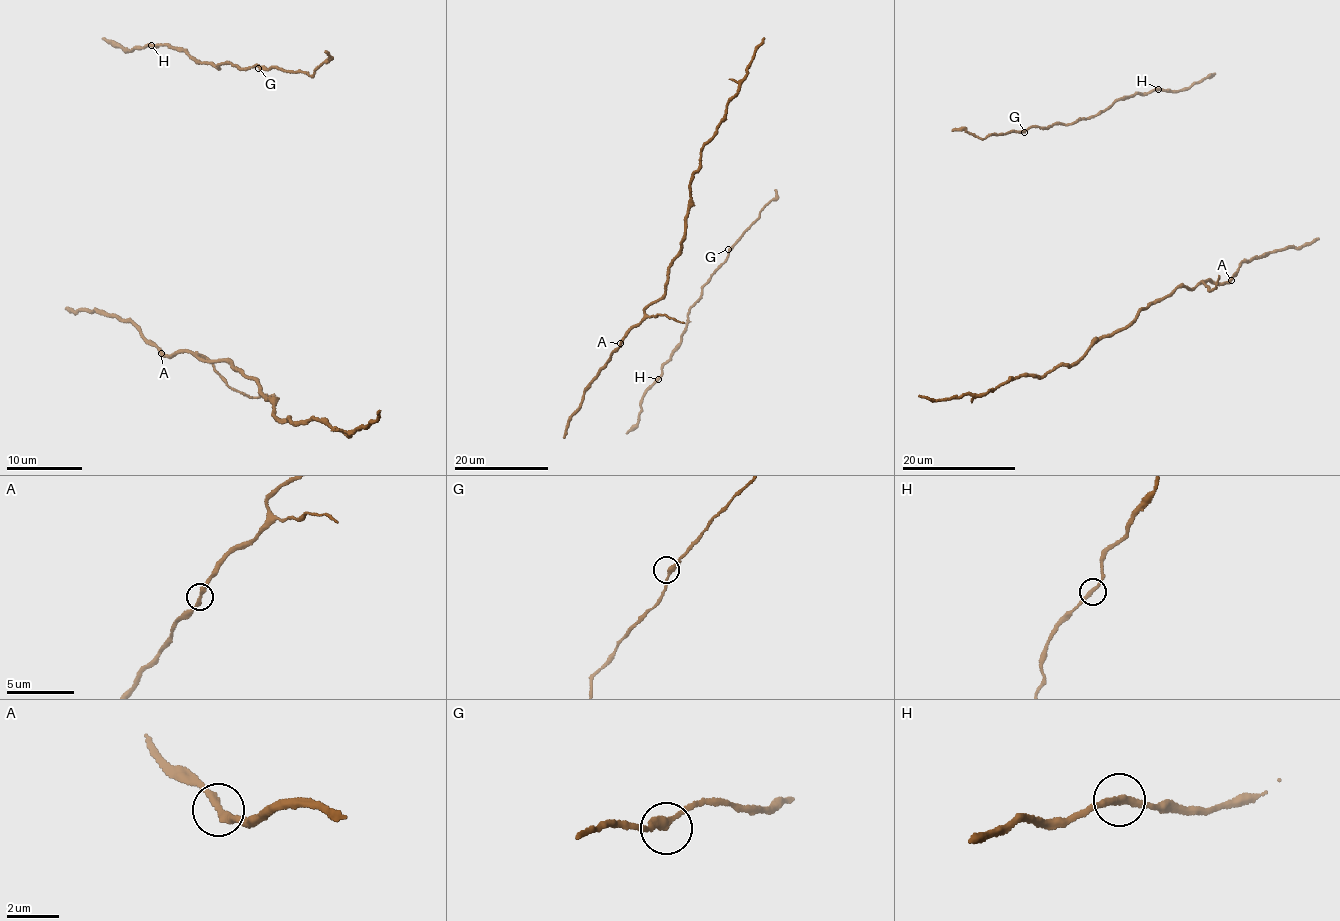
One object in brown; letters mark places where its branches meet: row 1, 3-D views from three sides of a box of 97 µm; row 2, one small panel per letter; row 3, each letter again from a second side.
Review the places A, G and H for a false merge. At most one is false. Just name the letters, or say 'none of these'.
none of these

